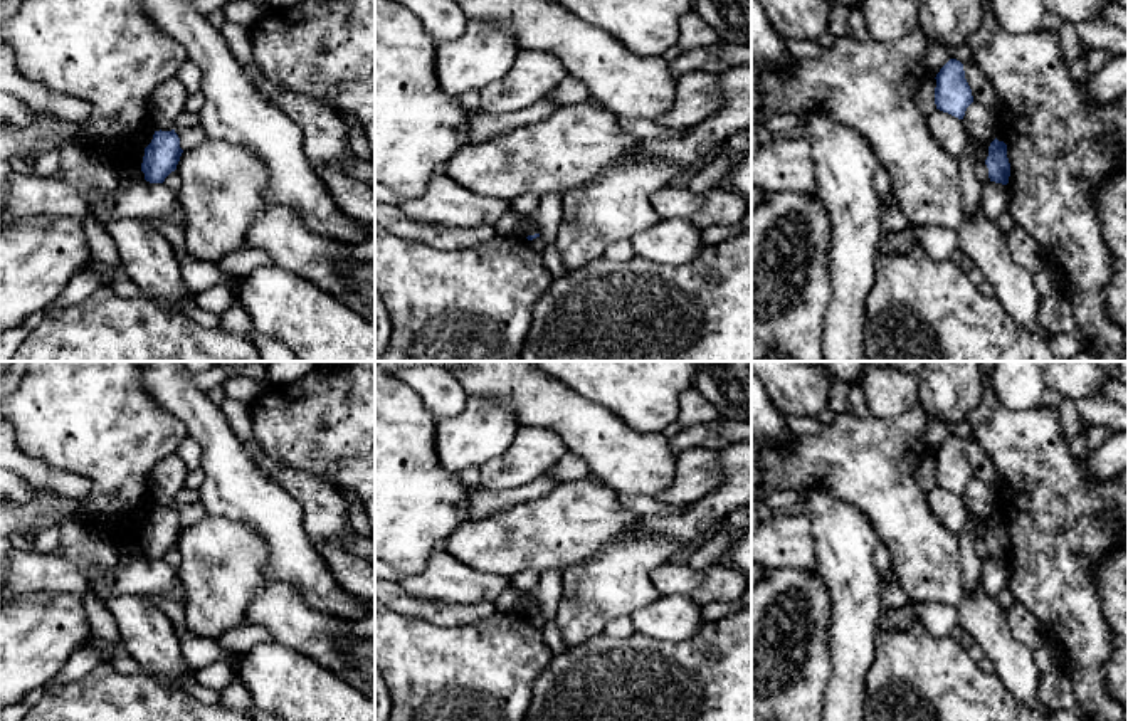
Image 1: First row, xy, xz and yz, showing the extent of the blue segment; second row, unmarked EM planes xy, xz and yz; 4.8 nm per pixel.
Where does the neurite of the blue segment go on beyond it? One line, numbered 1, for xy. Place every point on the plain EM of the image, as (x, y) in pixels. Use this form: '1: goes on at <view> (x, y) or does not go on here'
1: does not go on here

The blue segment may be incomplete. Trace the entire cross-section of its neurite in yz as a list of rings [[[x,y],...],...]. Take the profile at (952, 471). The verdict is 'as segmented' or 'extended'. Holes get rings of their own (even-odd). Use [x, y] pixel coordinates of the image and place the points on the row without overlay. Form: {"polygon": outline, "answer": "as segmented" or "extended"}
{"polygon": [[[950,435],[936,450],[936,486],[963,496],[967,484],[973,479],[972,466],[965,455],[963,440]]], "answer": "as segmented"}

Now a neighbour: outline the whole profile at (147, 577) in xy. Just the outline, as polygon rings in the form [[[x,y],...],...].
[[[140,558],[129,565],[118,565],[111,576],[104,576],[86,592],[86,597],[96,597],[104,602],[118,595],[156,595],[185,605],[185,588],[178,570],[163,560]]]

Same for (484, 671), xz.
[[[375,598],[375,667],[390,691],[388,721],[524,721],[533,682],[551,657],[541,630],[524,613],[494,612],[469,625],[445,629],[424,618],[395,613]]]

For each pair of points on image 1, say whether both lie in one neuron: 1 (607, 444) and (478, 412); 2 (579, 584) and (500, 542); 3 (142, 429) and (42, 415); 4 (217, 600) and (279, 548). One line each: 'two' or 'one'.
1: two
2: two
3: one
4: two

